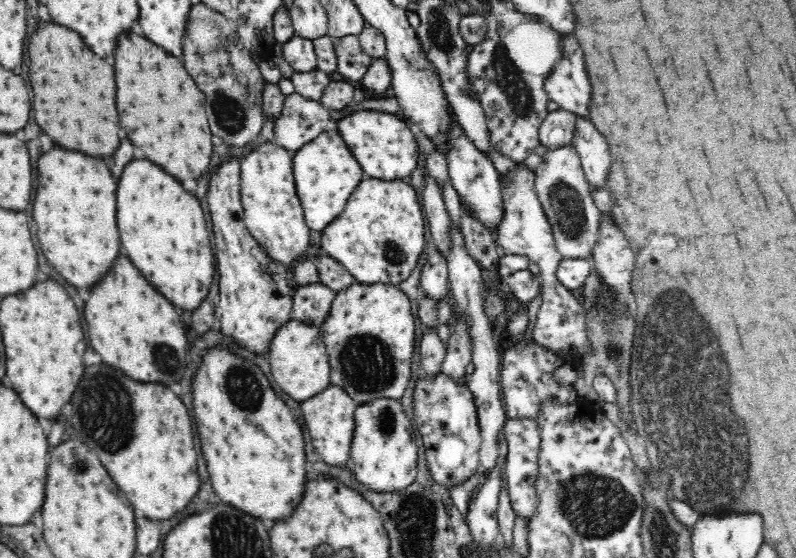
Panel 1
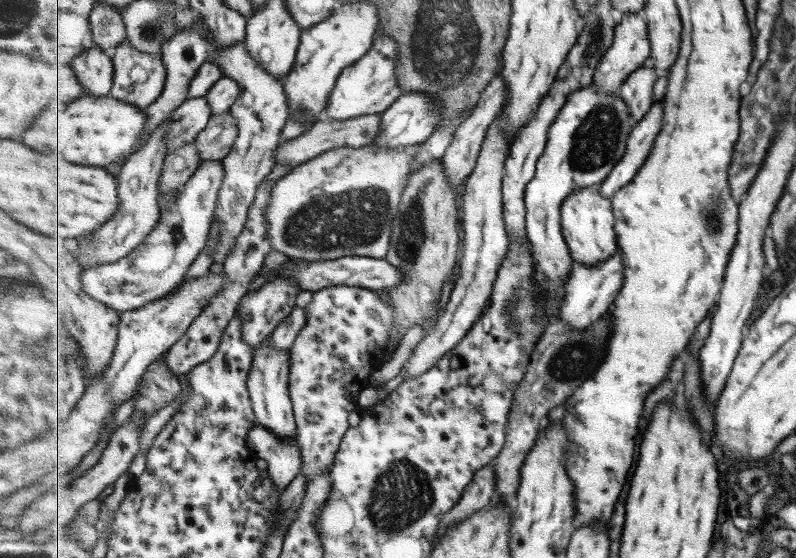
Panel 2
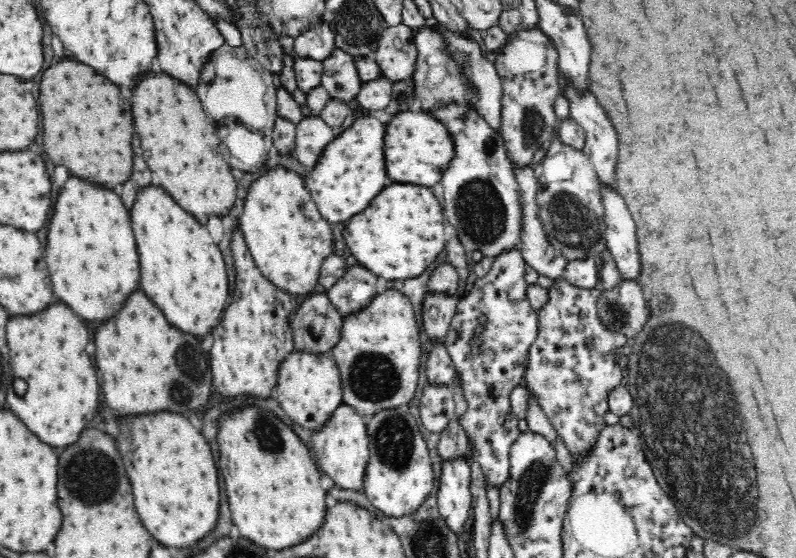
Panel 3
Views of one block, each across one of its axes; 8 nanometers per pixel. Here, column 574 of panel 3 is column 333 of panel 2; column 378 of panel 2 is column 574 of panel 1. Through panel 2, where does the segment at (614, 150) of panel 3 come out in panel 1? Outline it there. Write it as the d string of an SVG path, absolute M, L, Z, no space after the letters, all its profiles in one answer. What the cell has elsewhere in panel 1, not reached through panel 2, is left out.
M562 38L561 42L564 43L564 56L548 76L544 84L545 90L549 99L556 102L561 110L589 120L592 84L584 62L584 52L580 50L576 38Z

